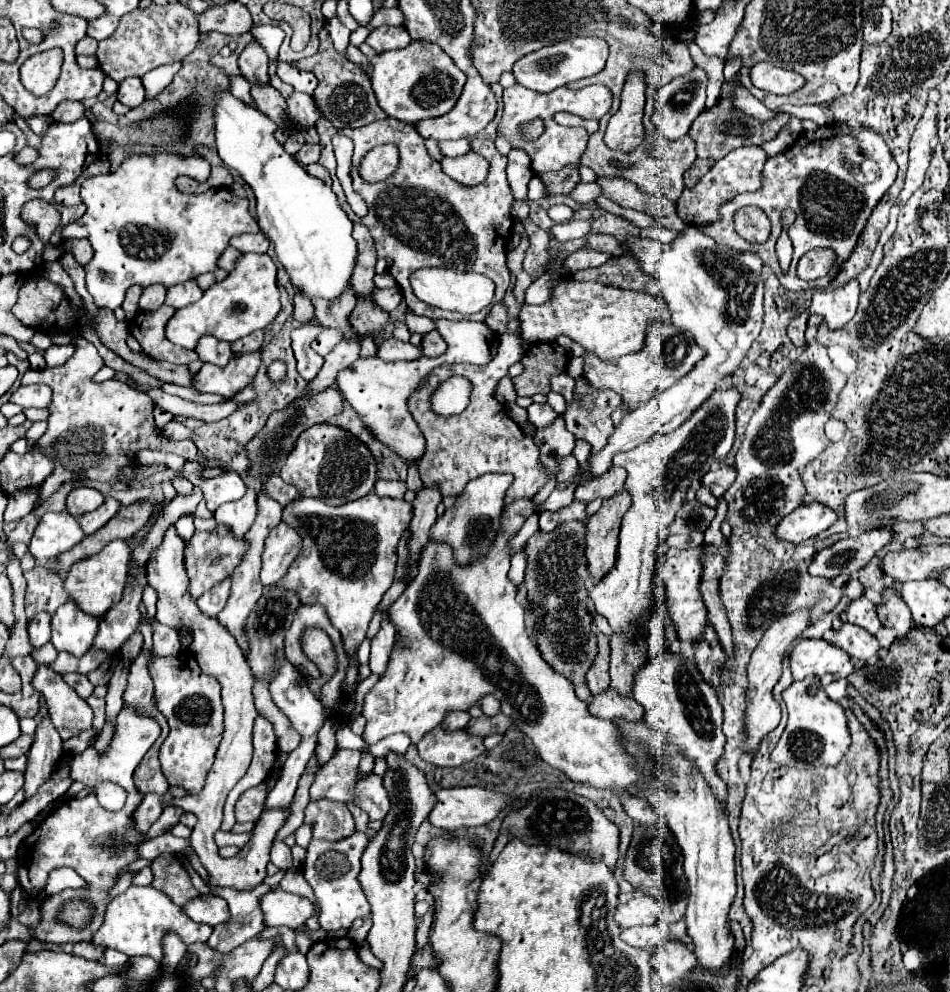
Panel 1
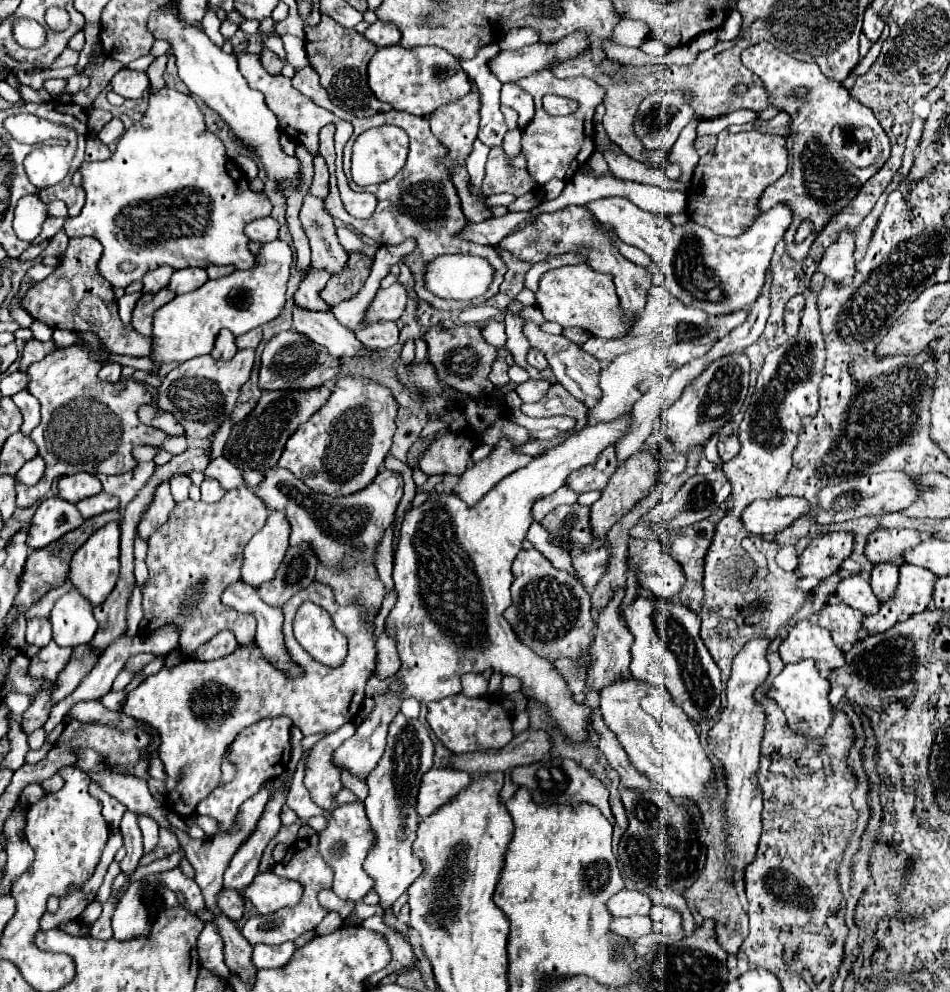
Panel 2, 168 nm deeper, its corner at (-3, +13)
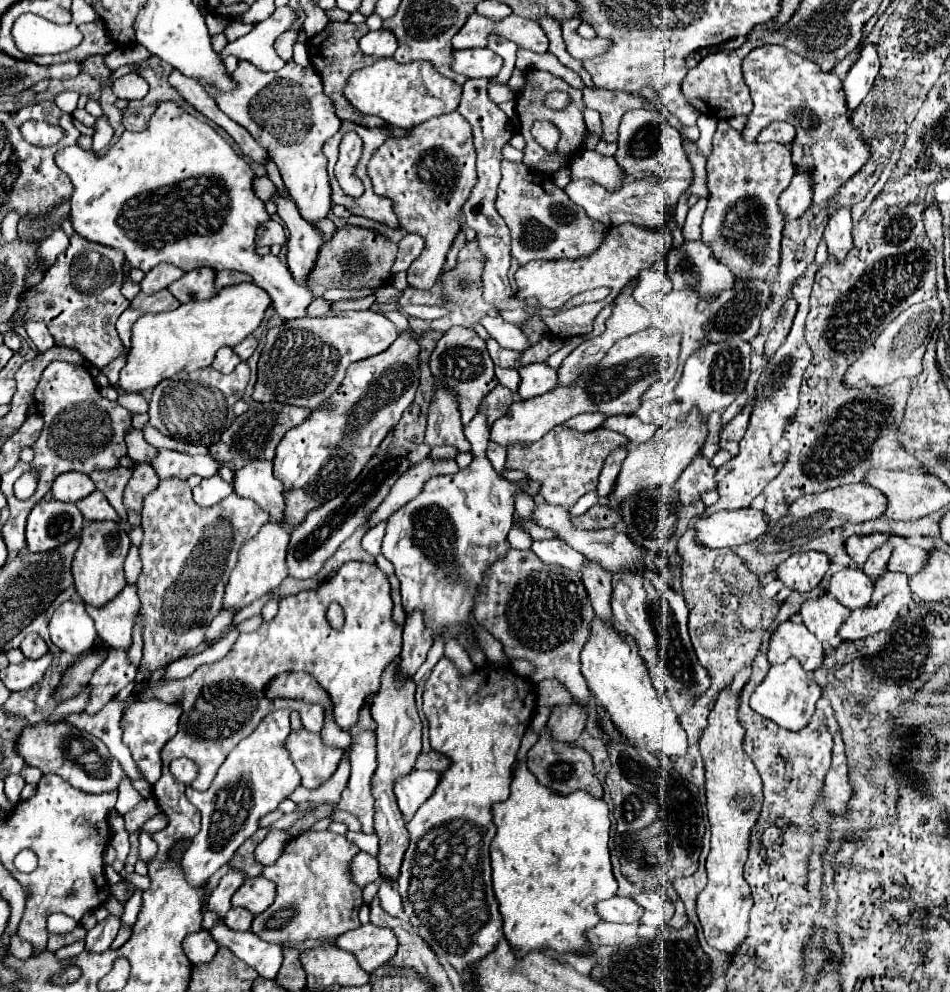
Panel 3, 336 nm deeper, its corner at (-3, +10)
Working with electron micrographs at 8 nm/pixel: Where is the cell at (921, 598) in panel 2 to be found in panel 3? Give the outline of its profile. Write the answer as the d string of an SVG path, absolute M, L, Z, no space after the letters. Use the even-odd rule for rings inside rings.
M889 571L889 573L885 573L885 577L881 577L881 581L875 581L873 601L871 601L869 609L857 609L849 615L849 621L841 627L841 637L847 641L857 641L857 639L875 635L879 631L885 631L893 625L897 615L901 615L905 609L909 609L911 603L913 603L913 591L909 587L909 575Z

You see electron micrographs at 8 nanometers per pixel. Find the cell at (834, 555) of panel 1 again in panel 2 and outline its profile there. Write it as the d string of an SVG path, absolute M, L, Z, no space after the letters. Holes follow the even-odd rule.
M831 532L813 538L799 556L797 574L815 576L819 580L837 572L841 562L853 552L853 534Z

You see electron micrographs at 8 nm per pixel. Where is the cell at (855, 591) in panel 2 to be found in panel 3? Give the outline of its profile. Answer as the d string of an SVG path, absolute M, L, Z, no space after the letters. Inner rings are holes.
M843 569L831 577L829 591L837 597L837 601L849 609L869 607L873 595L873 581L865 577L863 571Z

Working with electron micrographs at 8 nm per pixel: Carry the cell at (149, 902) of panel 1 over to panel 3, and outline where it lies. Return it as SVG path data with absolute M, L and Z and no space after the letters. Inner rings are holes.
M289 709L271 711L257 725L257 729L241 739L237 747L227 755L217 771L213 785L207 791L199 793L187 787L187 799L203 815L201 831L193 837L191 847L181 859L181 871L191 887L203 887L207 879L233 857L239 845L259 829L259 819L275 811L277 805L287 799L301 783L301 777L285 747L285 741L291 733L289 715Z

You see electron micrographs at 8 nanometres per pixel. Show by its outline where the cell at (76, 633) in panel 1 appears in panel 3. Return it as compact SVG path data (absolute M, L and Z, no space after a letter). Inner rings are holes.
M65 601L49 621L51 641L59 651L81 655L89 651L97 639L93 619L85 611L83 601Z

